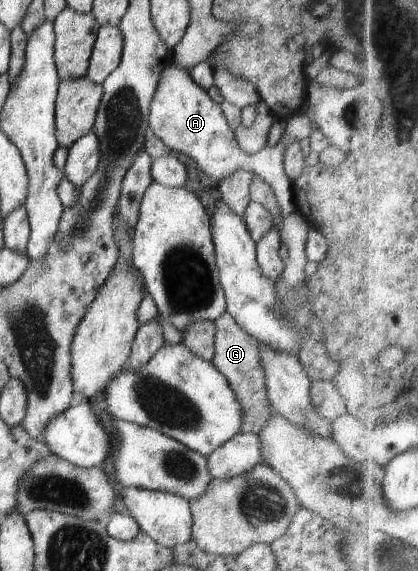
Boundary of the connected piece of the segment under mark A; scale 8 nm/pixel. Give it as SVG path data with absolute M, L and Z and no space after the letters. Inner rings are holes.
M170 59L154 91L147 125L166 147L169 147L171 151L192 157L198 168L206 175L210 175L214 181L230 179L240 169L252 171L272 187L282 215L297 212L292 180L286 175L282 157L284 157L284 149L288 141L302 141L312 135L314 127L306 115L297 114L287 120L284 135L274 147L267 147L263 153L248 155L236 143L235 131L232 131L230 125L226 123L221 106L216 105L208 97L207 90L192 81L188 70L176 67L176 63Z

